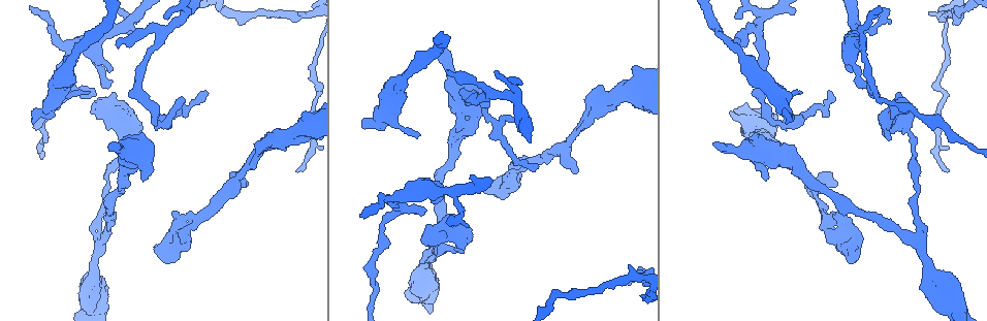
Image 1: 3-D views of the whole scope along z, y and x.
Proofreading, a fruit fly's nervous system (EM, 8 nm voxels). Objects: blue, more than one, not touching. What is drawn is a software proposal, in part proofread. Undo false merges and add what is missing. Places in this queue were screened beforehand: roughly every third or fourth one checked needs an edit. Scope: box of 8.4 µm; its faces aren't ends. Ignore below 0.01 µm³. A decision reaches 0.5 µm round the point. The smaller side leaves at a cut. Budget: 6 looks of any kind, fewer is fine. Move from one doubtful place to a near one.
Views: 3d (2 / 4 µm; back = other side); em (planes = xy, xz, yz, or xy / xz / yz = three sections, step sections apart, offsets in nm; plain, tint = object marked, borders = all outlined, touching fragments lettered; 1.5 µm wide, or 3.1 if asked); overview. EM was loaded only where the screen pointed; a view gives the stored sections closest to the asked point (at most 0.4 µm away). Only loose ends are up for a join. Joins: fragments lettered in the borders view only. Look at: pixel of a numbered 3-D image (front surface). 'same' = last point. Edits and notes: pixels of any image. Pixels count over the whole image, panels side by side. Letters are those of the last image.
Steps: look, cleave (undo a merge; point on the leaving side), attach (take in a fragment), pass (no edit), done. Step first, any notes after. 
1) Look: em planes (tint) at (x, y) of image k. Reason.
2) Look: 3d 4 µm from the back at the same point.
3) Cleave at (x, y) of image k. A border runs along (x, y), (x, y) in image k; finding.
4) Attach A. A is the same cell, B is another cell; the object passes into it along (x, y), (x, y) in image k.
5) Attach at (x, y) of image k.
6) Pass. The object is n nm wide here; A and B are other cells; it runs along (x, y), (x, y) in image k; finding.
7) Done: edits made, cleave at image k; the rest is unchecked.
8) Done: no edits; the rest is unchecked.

Look: 3d 4 µm at (429, 233) of image 1. Sharp bend.

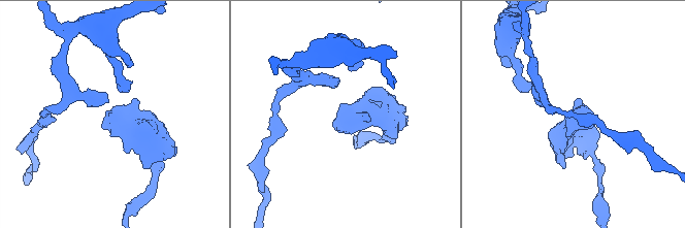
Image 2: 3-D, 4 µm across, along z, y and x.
Look: em yz step 4 (tint) at (347, 115) of image 2. Need the tissue.

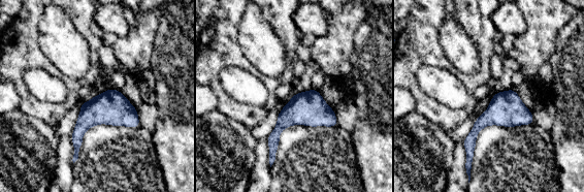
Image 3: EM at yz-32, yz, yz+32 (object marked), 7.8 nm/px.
Look: em planes (borders) at the same point. Another direction.

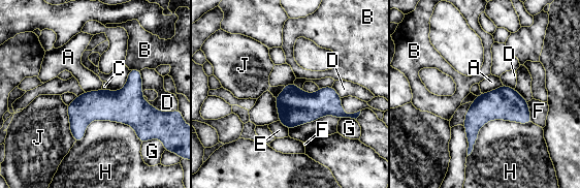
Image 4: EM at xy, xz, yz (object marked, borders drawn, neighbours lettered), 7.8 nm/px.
Pass. The object is 240 nm wide here; the longest contact is with H, 500 nm; A, B, C, D, E, F, G, H and J are other cells; one neuron here.

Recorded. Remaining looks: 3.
Look: 3d 4 µm at (429, 257) of image 1. Three arms meet.

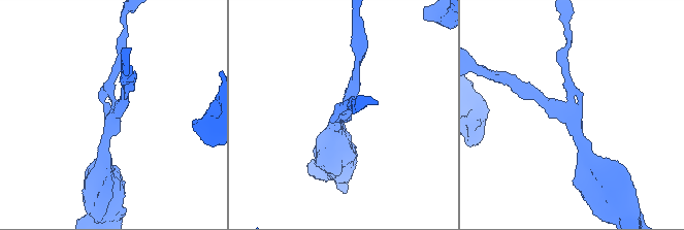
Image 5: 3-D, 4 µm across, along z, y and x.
Look: em planes (borders) at (346, 111) of image 5.

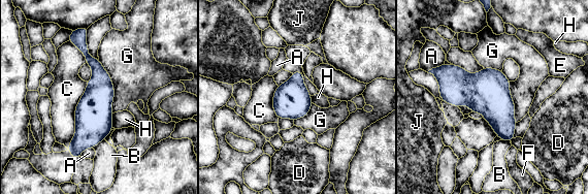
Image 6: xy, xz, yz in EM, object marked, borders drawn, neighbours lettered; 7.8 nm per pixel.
Pass. A, B, C, D, E, F, G, H and J are other cells; a border runs along (98, 59), (112, 84), (113, 112) in image 6; continuous, no second neuron.

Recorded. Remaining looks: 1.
Done: no edits; the rest is unchecked.

